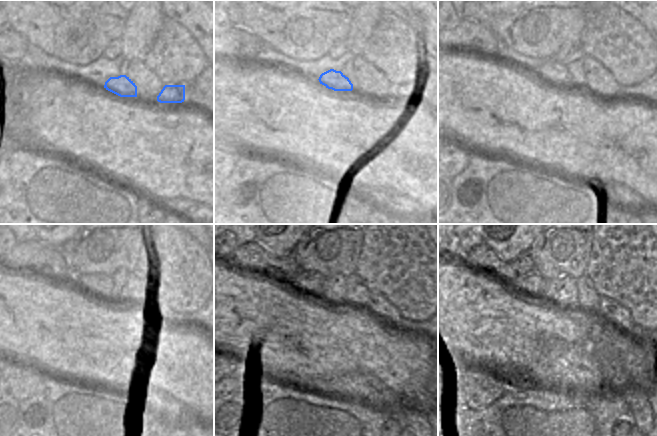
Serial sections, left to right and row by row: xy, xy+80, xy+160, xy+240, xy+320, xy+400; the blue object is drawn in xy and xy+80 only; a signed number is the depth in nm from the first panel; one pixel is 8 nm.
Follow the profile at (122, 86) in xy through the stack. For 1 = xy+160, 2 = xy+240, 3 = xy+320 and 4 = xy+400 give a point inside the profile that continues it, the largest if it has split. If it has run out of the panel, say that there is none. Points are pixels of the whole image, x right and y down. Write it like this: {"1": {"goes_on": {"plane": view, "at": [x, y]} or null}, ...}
{"1": {"goes_on": {"plane": "xy+160", "at": [552, 71]}}, "2": {"goes_on": {"plane": "xy+240", "at": [92, 285]}}, "3": {"goes_on": {"plane": "xy+320", "at": [305, 282]}}, "4": {"goes_on": {"plane": "xy+400", "at": [533, 284]}}}

